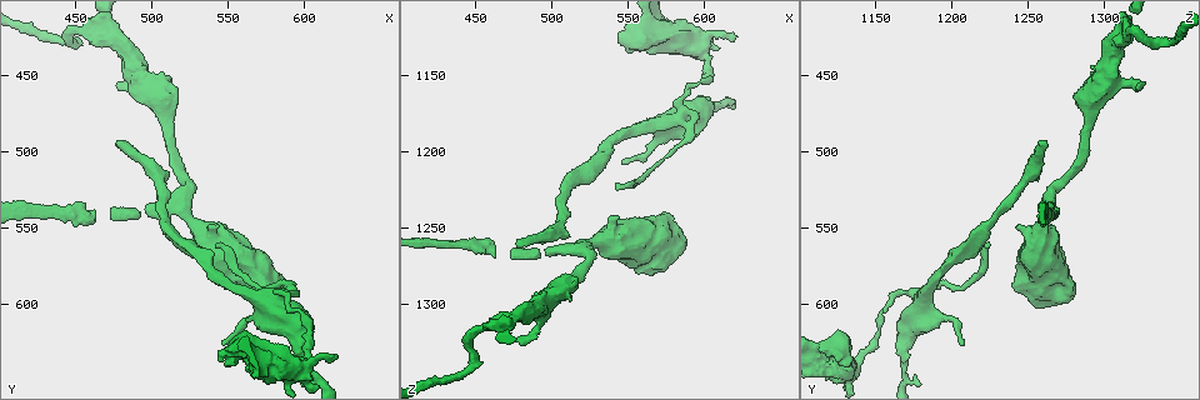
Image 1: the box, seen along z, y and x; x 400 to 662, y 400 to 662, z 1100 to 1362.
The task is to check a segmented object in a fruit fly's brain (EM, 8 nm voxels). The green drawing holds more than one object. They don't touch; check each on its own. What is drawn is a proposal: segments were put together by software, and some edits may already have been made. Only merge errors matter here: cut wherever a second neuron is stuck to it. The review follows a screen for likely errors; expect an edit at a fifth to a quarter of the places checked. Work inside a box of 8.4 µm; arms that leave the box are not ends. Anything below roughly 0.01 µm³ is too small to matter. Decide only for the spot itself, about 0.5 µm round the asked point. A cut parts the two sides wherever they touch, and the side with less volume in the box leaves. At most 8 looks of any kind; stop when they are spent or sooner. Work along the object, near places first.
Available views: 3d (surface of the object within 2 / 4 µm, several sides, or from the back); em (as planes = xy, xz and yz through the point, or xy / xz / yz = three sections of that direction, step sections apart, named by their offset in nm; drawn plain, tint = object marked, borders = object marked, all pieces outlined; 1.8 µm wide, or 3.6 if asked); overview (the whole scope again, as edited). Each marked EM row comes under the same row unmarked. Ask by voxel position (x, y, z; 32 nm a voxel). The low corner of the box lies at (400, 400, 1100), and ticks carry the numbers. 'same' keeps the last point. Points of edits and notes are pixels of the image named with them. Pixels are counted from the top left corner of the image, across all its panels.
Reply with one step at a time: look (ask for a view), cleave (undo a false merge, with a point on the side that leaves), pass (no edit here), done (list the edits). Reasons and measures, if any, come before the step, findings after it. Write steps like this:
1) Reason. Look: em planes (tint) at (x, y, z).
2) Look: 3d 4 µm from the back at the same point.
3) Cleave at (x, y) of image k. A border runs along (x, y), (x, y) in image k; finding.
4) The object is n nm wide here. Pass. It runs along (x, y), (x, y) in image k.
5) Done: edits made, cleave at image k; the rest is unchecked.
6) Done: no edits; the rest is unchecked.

Four-way junction. Look: 3d 4 µm at (578, 640, 1126).

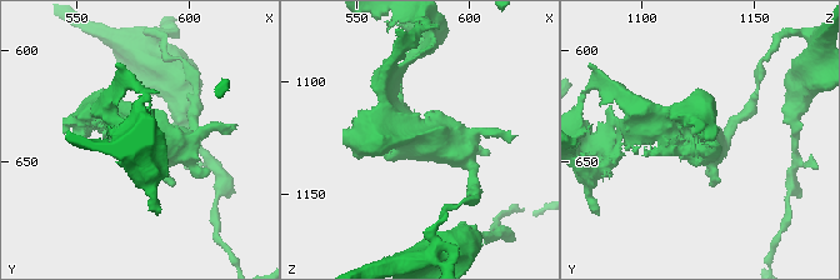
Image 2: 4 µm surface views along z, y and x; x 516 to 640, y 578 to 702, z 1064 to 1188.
Shape alone is not enough. Look: em 3.6 µm xz step 16 (tint) at (578, 639, 1124).

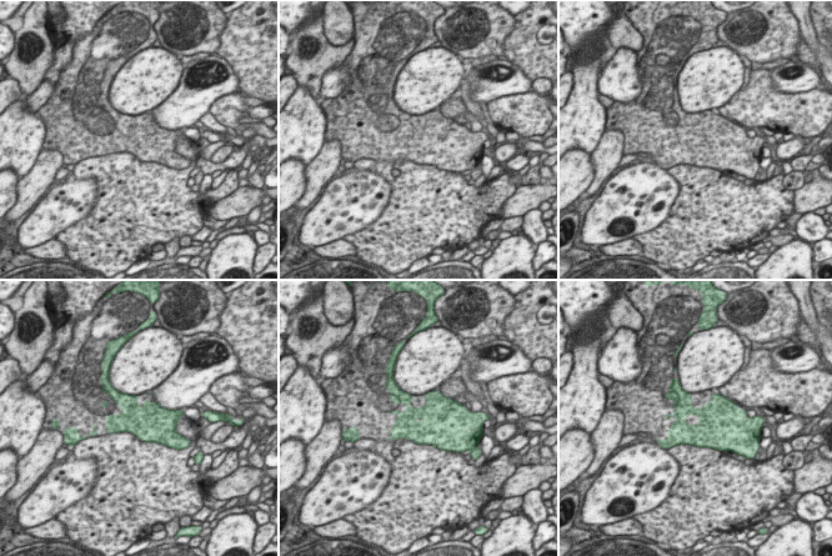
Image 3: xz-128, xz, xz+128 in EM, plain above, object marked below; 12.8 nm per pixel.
Pass. All the same neuron.

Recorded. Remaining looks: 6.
Sudden change in width. Look: 3d 4 µm from the back at (562, 574, 1260).

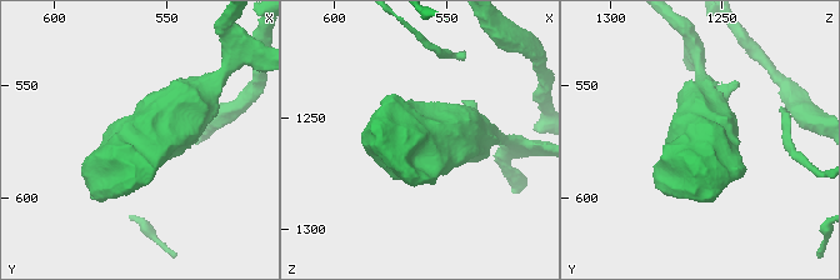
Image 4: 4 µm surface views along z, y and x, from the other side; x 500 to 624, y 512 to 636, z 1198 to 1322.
Now the EM. Look: em 3.6 µm planes (tint) at (562, 575, 1259).

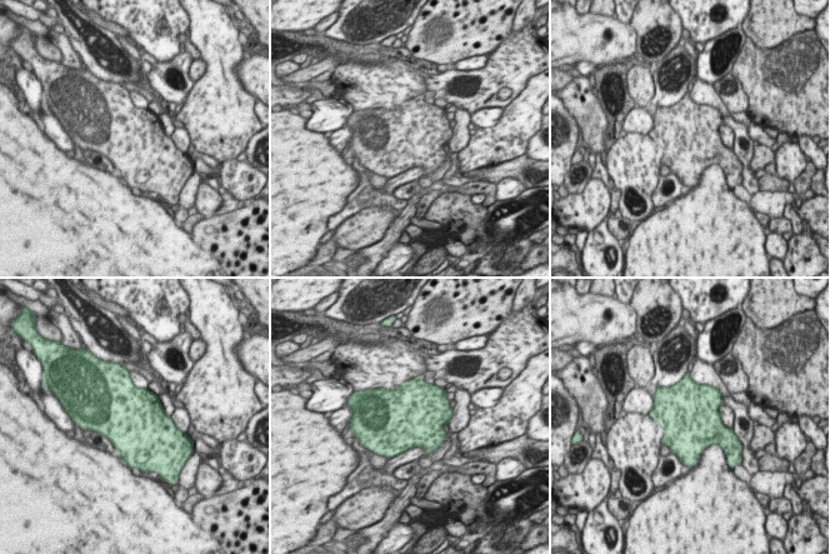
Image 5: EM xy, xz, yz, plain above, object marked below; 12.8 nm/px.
Pass. Continuous, no second neuron.

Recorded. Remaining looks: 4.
Three-way junction. Look: em xz step 4 (tint) at (520, 540, 1260).

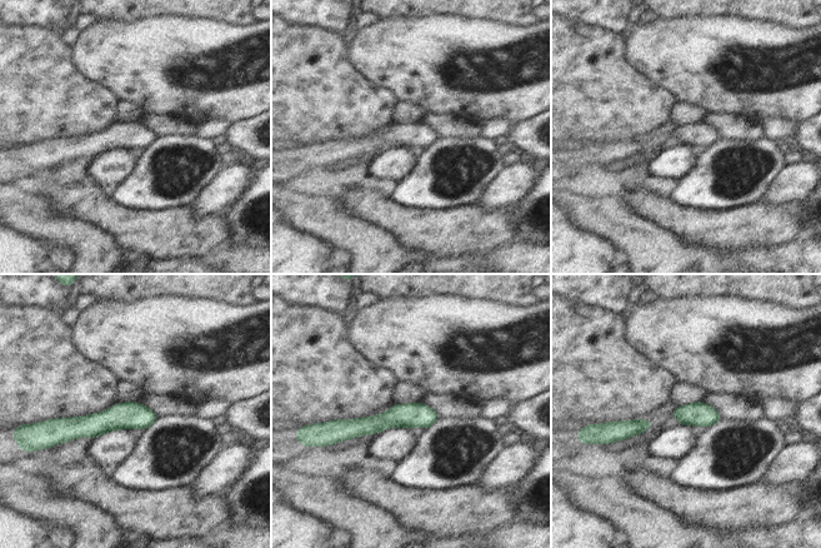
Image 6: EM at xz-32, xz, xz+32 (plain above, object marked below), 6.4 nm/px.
Cut it another way. Look: em planes (borders) at the same point.

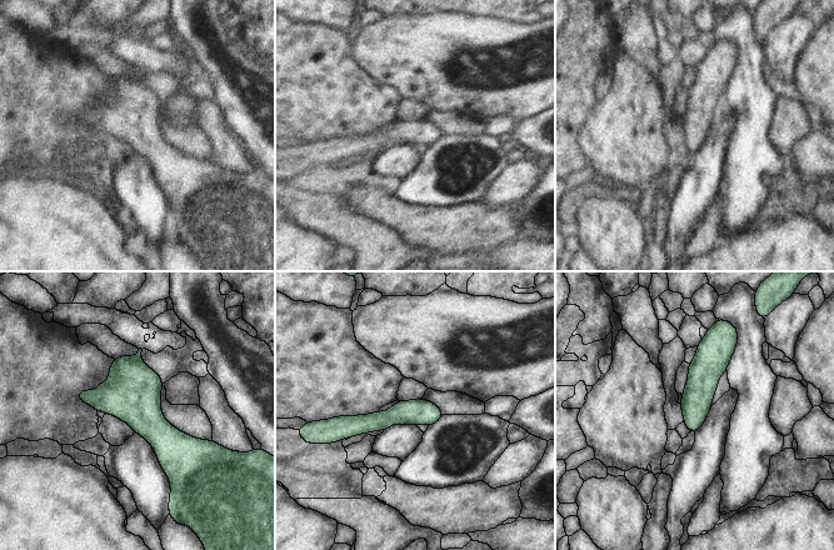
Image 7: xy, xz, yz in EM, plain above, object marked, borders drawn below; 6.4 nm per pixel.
Pass. It runs along (438, 413), (341, 425) in image 7; one neuron here.

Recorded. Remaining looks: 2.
Done: no edits; the rest is unchecked.

